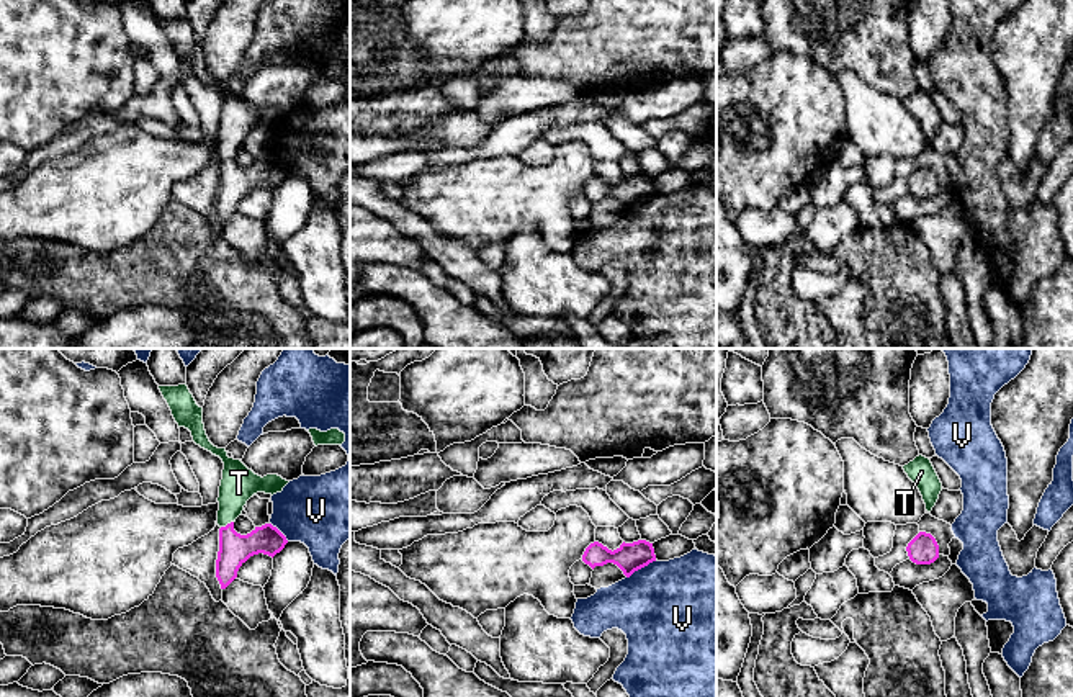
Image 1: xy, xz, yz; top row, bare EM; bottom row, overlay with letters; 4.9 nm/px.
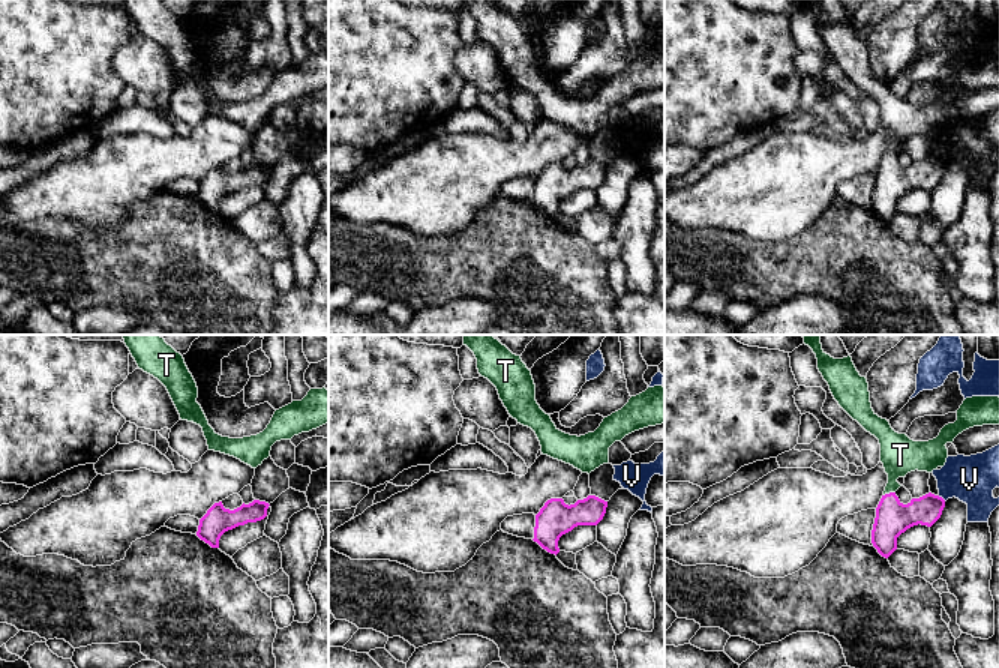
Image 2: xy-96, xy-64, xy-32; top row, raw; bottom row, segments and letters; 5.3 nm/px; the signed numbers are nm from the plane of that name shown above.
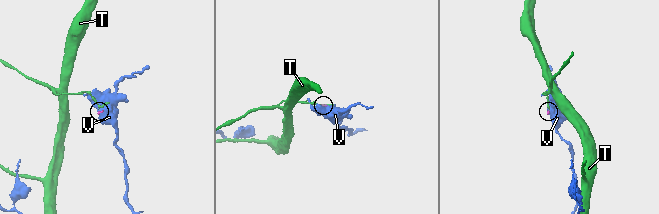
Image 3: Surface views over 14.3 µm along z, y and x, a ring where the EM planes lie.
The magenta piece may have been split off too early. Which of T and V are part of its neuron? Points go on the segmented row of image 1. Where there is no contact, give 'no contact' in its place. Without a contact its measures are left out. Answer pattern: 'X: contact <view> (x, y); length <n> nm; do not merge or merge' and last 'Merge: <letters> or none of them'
T: contact xy (228, 524); length 70 nm; merge
V: contact xz (642, 566); length 180 nm; do not merge
Merge: T

